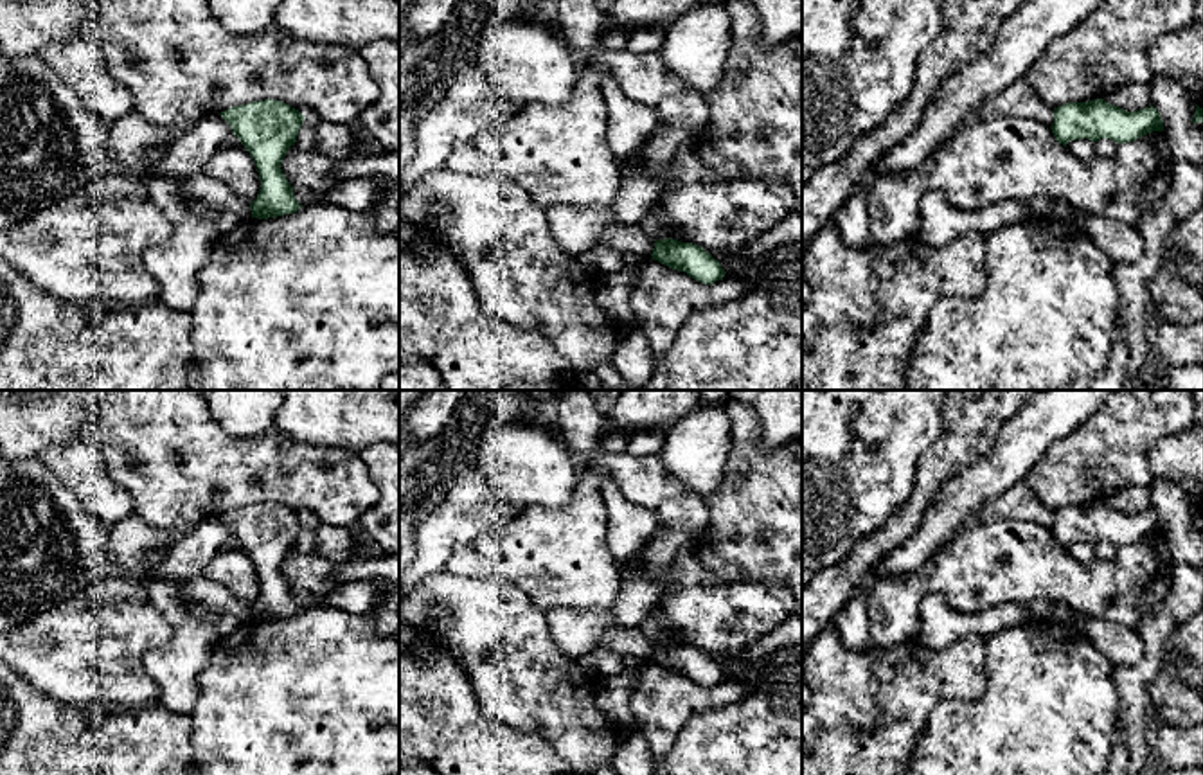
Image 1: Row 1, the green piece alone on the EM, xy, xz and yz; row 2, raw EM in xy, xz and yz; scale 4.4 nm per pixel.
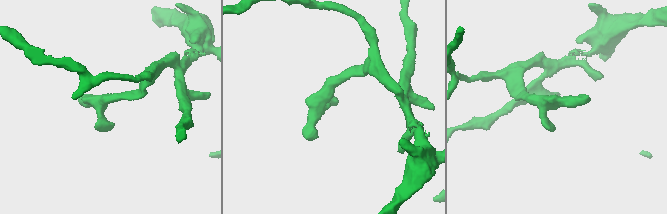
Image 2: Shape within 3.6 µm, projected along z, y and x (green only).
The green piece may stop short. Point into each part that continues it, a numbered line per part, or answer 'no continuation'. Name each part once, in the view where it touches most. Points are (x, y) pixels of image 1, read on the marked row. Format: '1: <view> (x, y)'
no continuation

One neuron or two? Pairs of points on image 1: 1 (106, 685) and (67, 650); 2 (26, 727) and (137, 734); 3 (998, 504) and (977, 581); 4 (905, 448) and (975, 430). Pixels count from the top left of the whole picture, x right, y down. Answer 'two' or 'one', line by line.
1: one
2: one
3: two
4: two

